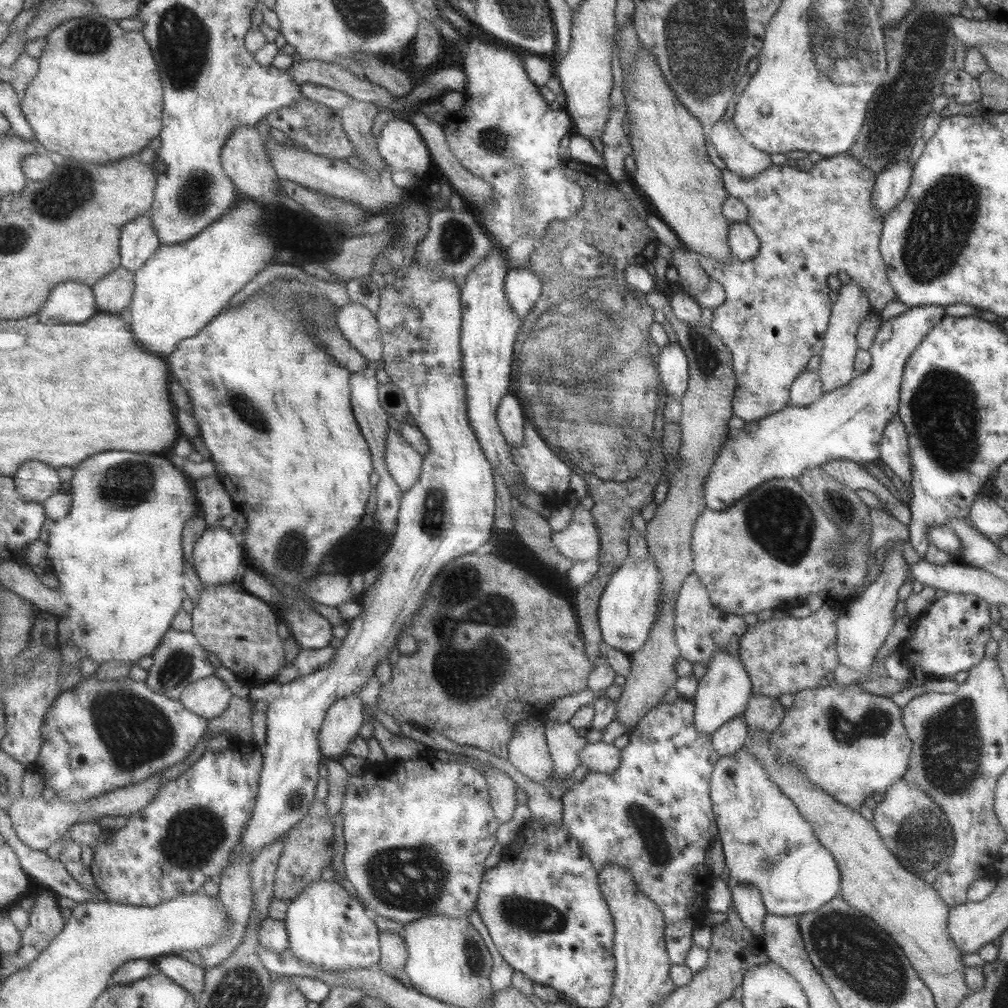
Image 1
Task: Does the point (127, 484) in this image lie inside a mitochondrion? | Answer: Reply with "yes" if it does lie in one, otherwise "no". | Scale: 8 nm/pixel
yes

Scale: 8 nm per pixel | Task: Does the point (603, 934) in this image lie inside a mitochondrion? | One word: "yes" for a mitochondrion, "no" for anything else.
no

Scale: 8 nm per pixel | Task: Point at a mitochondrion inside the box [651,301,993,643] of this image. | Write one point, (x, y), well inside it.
(943, 410)

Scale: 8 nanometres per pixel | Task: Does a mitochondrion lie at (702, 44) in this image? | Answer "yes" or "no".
yes

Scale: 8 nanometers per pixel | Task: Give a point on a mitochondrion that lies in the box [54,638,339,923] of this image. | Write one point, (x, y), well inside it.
(135, 731)

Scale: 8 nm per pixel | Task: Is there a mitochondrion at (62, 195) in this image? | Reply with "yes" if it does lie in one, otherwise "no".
yes

